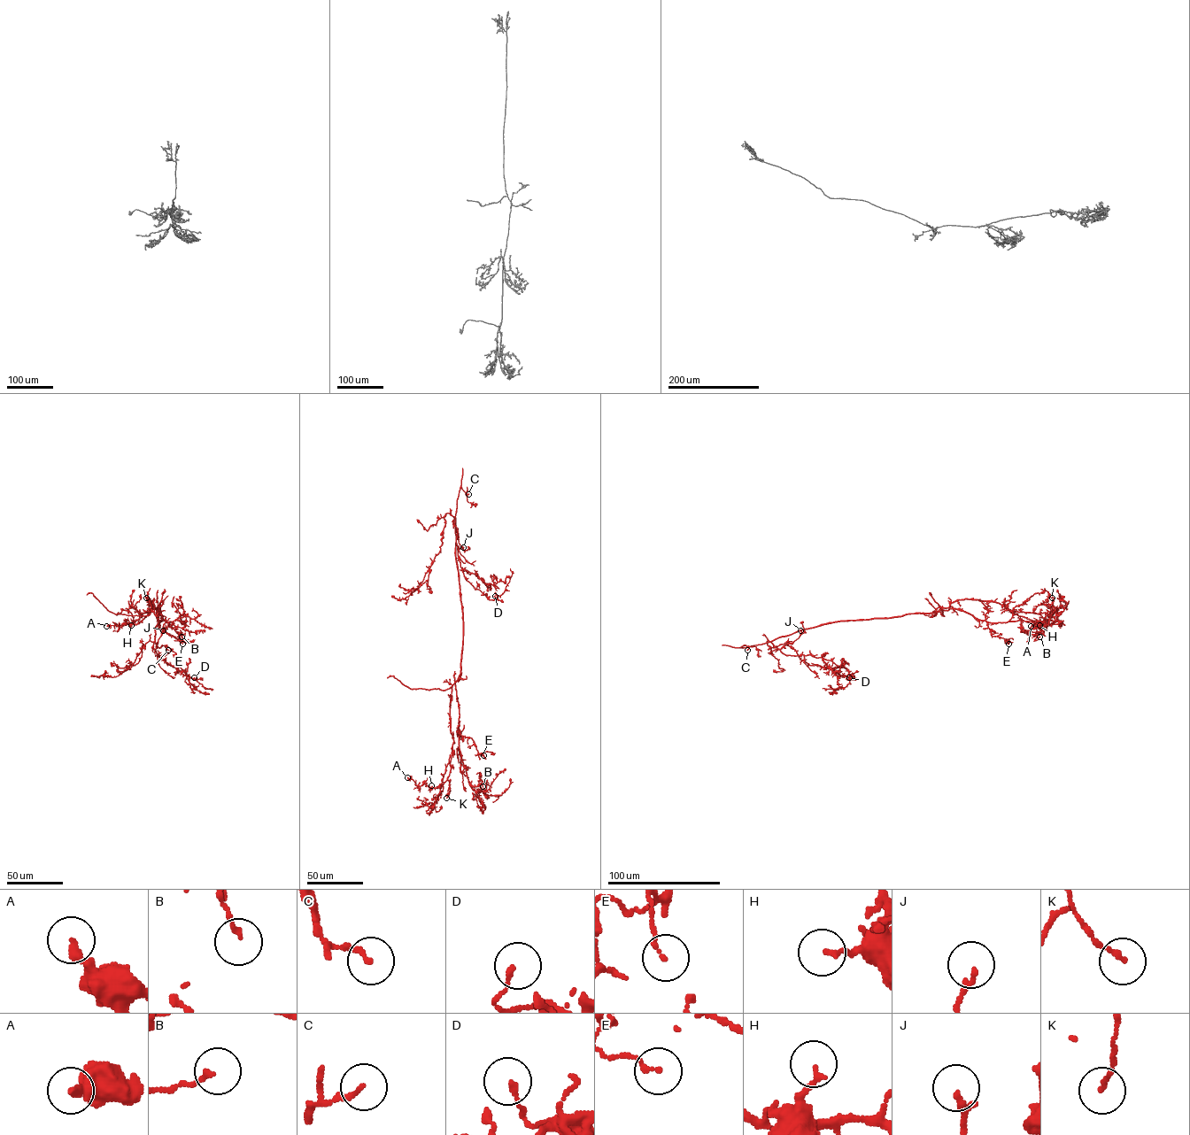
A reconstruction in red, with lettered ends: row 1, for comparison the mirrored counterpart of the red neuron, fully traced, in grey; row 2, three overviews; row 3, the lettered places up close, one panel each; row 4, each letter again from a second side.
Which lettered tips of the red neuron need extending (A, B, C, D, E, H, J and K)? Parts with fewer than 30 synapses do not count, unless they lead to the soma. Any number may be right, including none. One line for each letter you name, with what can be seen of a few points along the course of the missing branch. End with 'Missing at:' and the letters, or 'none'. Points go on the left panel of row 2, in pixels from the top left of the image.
Missing at: none

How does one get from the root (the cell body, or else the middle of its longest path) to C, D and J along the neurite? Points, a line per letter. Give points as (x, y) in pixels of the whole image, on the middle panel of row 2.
C: (462, 608), (456, 559), (455, 513), (459, 488), (468, 494)
D: (462, 608), (456, 559), (454, 517), (458, 556), (463, 575), (489, 599), (494, 599), (495, 596)
J: (462, 608), (456, 559), (454, 517), (458, 542), (463, 547)

